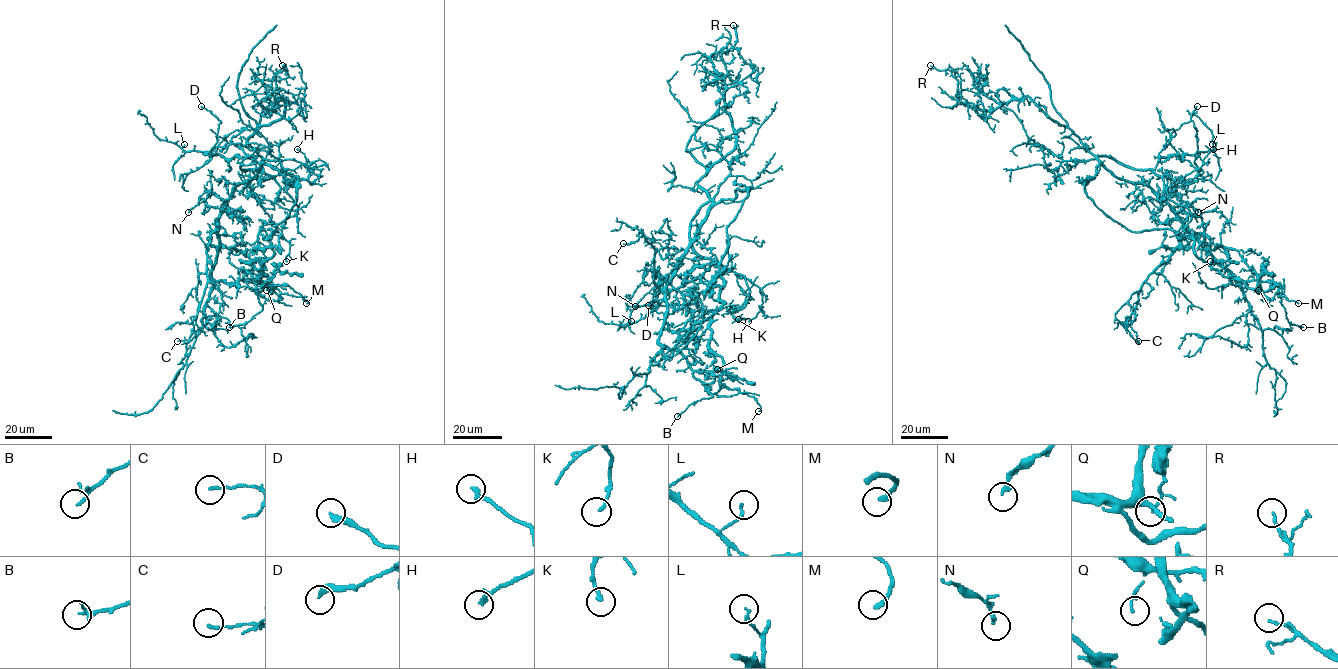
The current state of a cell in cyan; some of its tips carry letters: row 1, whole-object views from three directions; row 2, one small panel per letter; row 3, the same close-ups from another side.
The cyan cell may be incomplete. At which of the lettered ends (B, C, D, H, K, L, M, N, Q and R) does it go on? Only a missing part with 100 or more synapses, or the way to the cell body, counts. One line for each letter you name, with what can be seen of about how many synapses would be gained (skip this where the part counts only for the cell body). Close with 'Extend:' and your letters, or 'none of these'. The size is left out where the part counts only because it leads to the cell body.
Extend: none of these

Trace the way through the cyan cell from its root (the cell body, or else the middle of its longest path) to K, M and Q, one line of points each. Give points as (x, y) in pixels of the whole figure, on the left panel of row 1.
K: (237, 185), (259, 169), (259, 156), (240, 168), (269, 174), (298, 206), (282, 230), (286, 261)
M: (237, 185), (217, 222), (212, 277), (233, 285), (252, 261), (270, 293), (287, 284), (306, 303)
Q: (237, 185), (217, 222), (219, 251), (211, 276), (227, 283), (248, 282), (253, 278), (264, 281), (266, 290)

